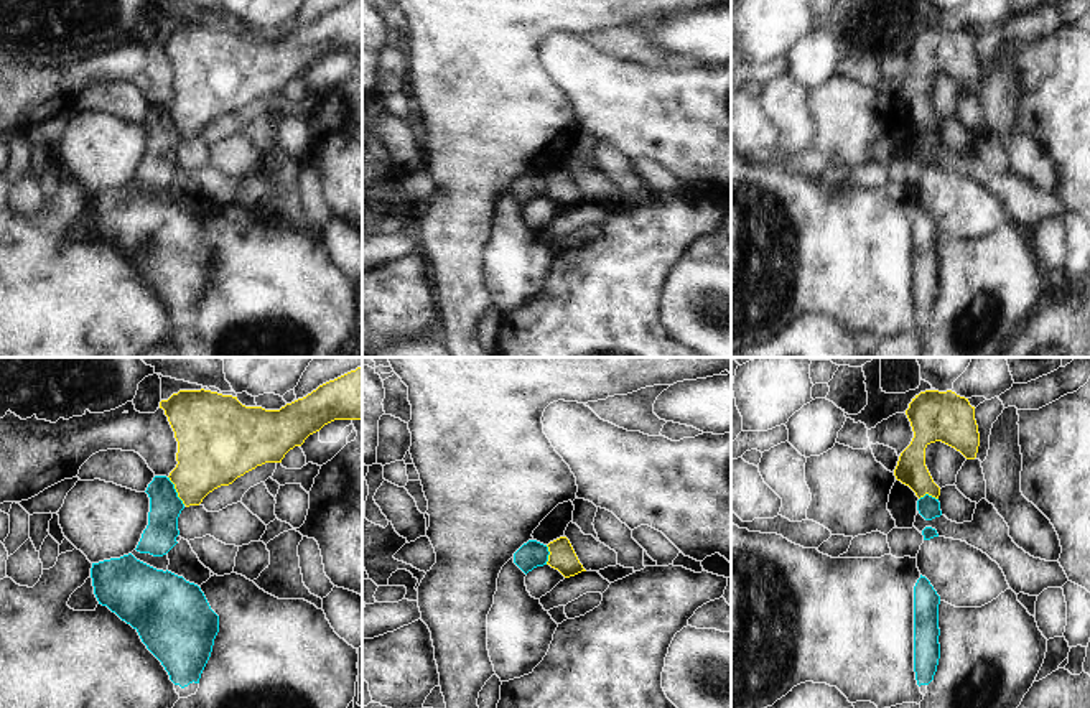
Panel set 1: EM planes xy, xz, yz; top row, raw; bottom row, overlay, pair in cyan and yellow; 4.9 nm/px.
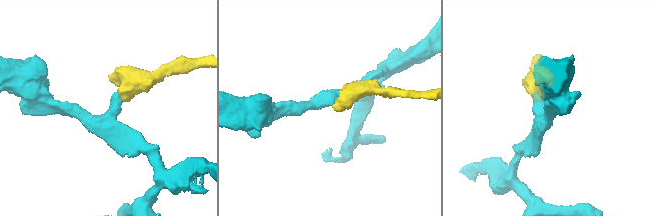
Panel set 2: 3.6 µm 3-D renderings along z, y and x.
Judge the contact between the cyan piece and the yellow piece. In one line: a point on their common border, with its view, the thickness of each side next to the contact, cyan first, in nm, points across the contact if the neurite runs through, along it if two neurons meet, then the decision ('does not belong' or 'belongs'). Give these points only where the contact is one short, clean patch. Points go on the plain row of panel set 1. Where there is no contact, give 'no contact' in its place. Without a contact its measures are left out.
contact xy (175, 122); calibres 160 and 320 nm; border xy (168, 107), (177, 127), (185, 135); does not belong

